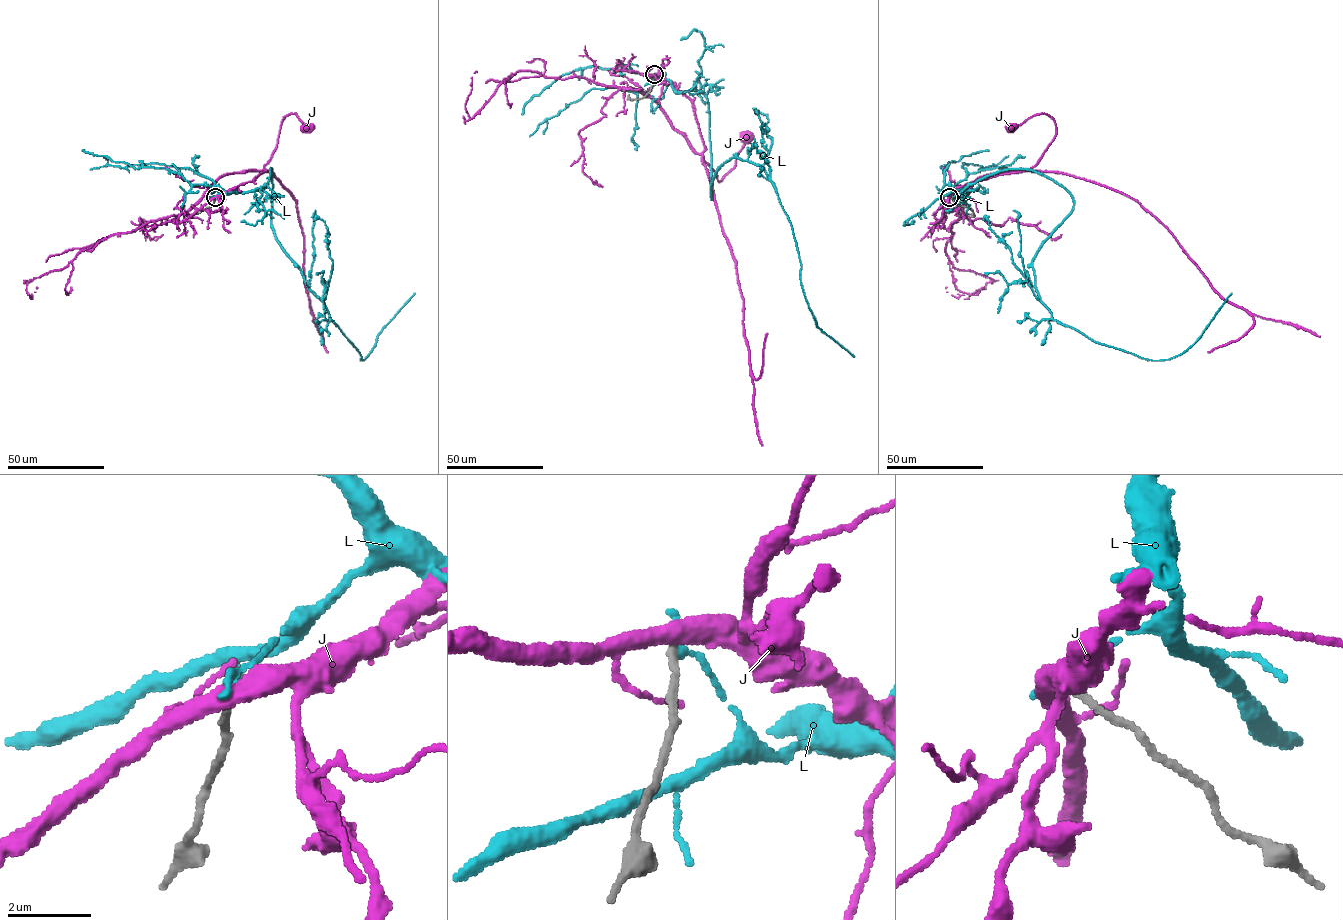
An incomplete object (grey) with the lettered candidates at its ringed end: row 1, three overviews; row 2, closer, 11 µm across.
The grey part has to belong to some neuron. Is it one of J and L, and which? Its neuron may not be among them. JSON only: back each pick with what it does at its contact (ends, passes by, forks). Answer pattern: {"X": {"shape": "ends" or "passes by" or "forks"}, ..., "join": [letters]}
{"join": []}

